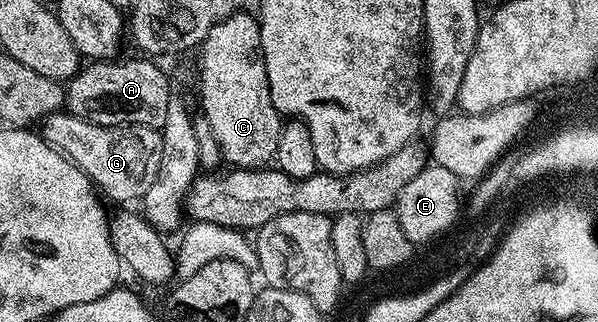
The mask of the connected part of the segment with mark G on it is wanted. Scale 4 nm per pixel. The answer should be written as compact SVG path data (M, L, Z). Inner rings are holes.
M57 111L39 122L38 132L45 143L70 158L109 202L143 198L158 175L158 163L162 163L159 132L145 125L99 125L85 117Z

